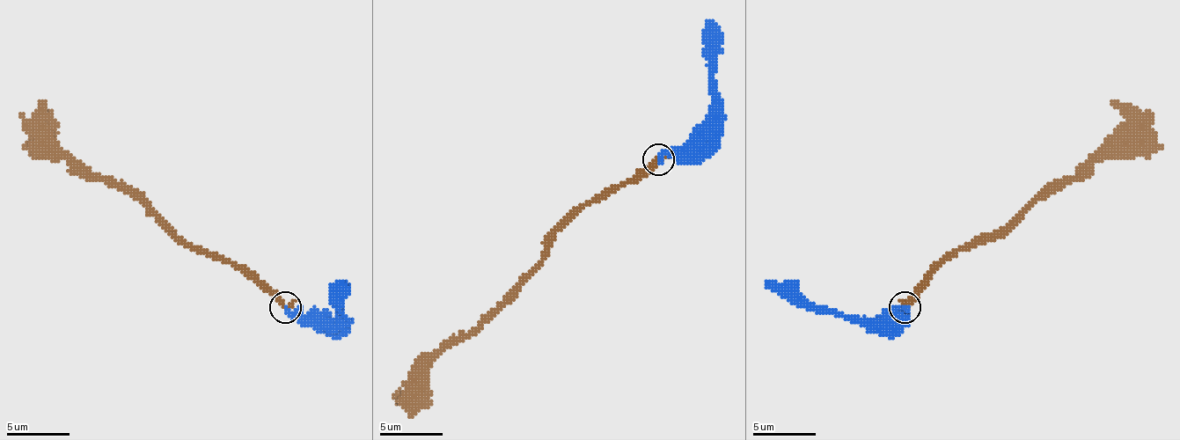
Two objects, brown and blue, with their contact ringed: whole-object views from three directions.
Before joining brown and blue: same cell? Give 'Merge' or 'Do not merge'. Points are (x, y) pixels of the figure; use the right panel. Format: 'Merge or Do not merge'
Merge

